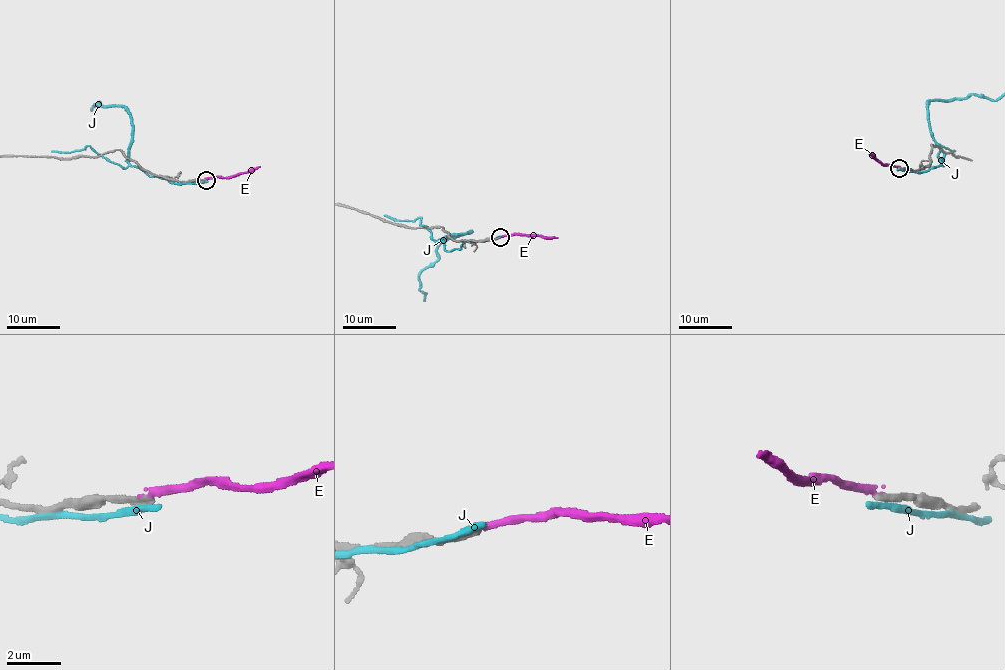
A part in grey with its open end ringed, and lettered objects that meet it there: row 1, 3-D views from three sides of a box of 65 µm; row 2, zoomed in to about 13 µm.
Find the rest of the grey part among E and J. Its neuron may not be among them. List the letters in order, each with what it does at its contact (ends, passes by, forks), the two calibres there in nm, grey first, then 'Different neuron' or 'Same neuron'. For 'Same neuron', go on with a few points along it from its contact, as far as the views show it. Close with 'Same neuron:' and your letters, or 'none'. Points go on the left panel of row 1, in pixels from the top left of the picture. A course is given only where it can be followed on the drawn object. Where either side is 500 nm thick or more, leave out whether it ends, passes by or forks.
E: It ends there. Thickness 240 nm (grey) against 280 nm. Different neuron
J: It ends there. Thickness 280 nm (grey) against 300 nm. Different neuron
Same neuron: none

